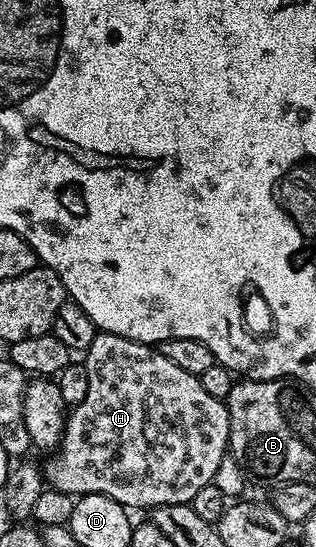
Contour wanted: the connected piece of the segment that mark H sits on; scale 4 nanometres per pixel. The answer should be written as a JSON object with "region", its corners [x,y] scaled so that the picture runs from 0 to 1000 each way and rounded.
{"region":[[[313,605],[304,607],[294,627],[269,642],[269,653],[275,653],[269,654],[269,665],[275,669],[275,676],[282,678],[282,715],[269,715],[269,729],[256,729],[256,737],[244,737],[241,740],[234,740],[222,753],[215,753],[212,779],[206,781],[206,788],[199,790],[199,801],[193,803],[187,819],[171,823],[171,826],[165,826],[158,834],[152,834],[161,837],[152,839],[149,850],[139,848],[133,852],[136,870],[142,874],[146,885],[158,888],[158,892],[177,894],[180,898],[206,898],[209,901],[222,901],[228,905],[316,901],[320,905],[332,905],[345,912],[358,912],[370,920],[383,920],[415,934],[424,934],[424,931],[456,931],[456,934],[475,934],[481,931],[494,931],[500,923],[608,921],[614,907],[623,905],[627,898],[652,887],[671,885],[677,870],[687,868],[687,854],[696,852],[706,837],[715,837],[722,834],[725,815],[718,812],[718,804],[725,803],[725,751],[718,750],[715,739],[709,739],[709,735],[703,733],[690,733],[687,729],[674,729],[674,722],[661,722],[661,715],[649,715],[649,707],[636,707],[636,700],[630,698],[627,689],[598,686],[598,678],[573,678],[573,671],[560,671],[557,667],[551,667],[538,656],[522,656],[522,649],[509,649],[500,636],[472,631],[453,631],[443,623],[411,623],[408,620],[396,620],[383,612],[358,612],[354,609]]]}

